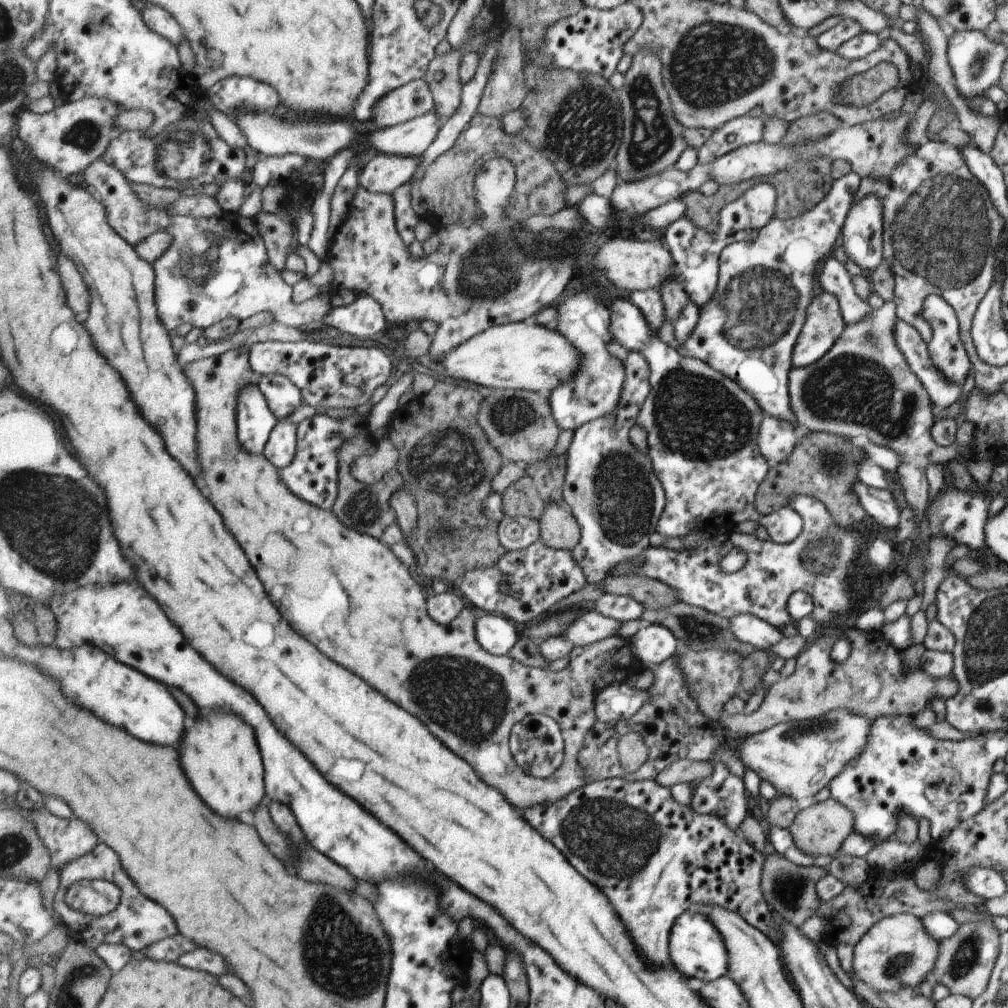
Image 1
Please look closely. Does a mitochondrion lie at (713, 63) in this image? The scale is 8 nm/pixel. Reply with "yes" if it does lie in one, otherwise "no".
yes

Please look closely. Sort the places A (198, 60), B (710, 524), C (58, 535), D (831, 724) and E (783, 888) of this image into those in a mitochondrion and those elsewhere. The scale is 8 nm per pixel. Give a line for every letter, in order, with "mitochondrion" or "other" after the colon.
A: other
B: other
C: mitochondrion
D: mitochondrion
E: mitochondrion

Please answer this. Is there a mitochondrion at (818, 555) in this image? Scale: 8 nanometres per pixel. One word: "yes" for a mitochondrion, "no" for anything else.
yes

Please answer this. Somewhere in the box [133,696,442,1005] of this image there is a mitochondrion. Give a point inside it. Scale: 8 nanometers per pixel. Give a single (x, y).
(329, 944)

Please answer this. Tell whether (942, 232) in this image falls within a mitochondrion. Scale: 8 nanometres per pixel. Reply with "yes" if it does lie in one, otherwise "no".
yes

